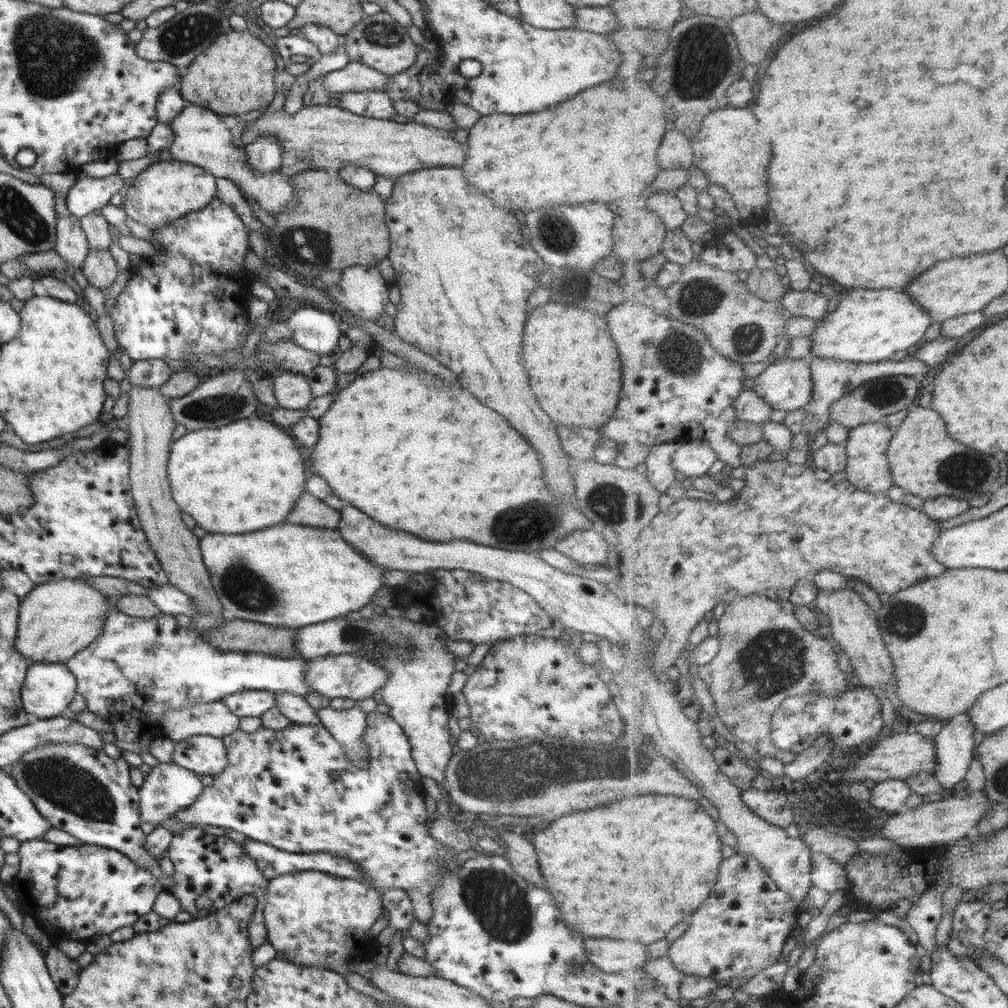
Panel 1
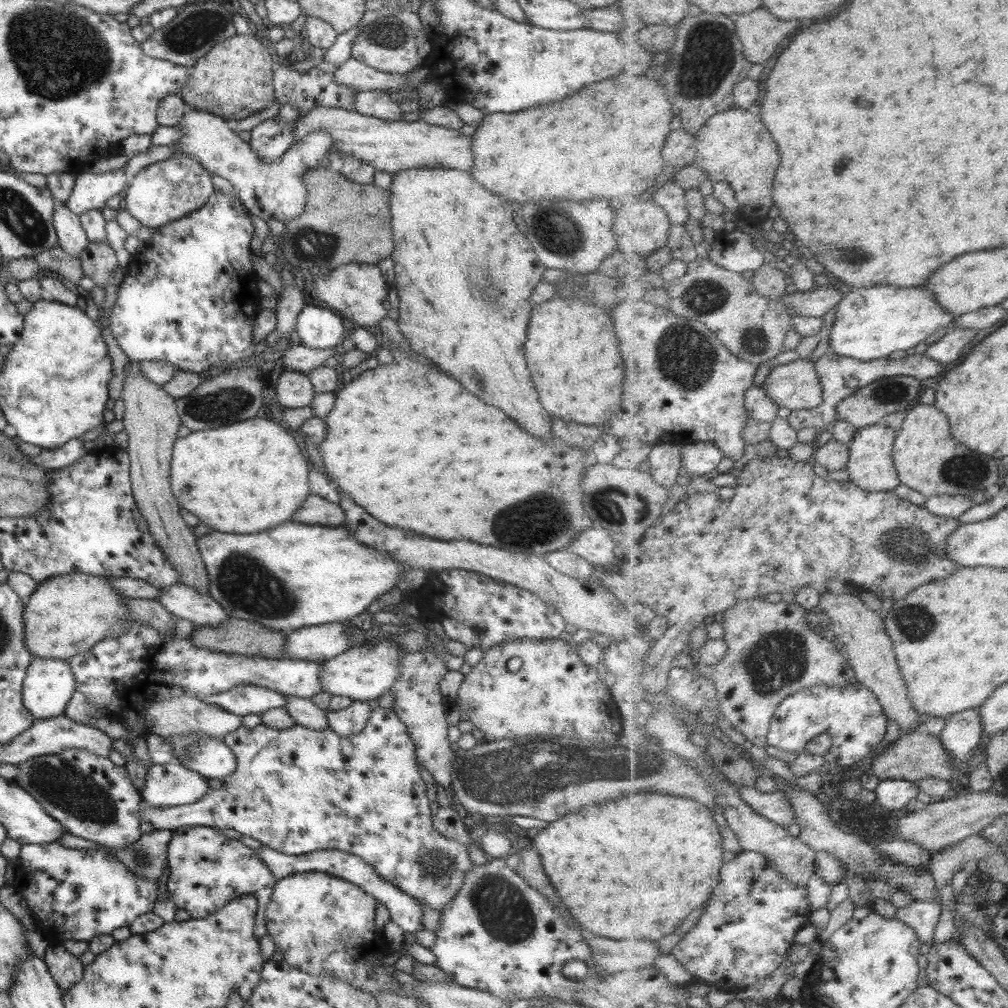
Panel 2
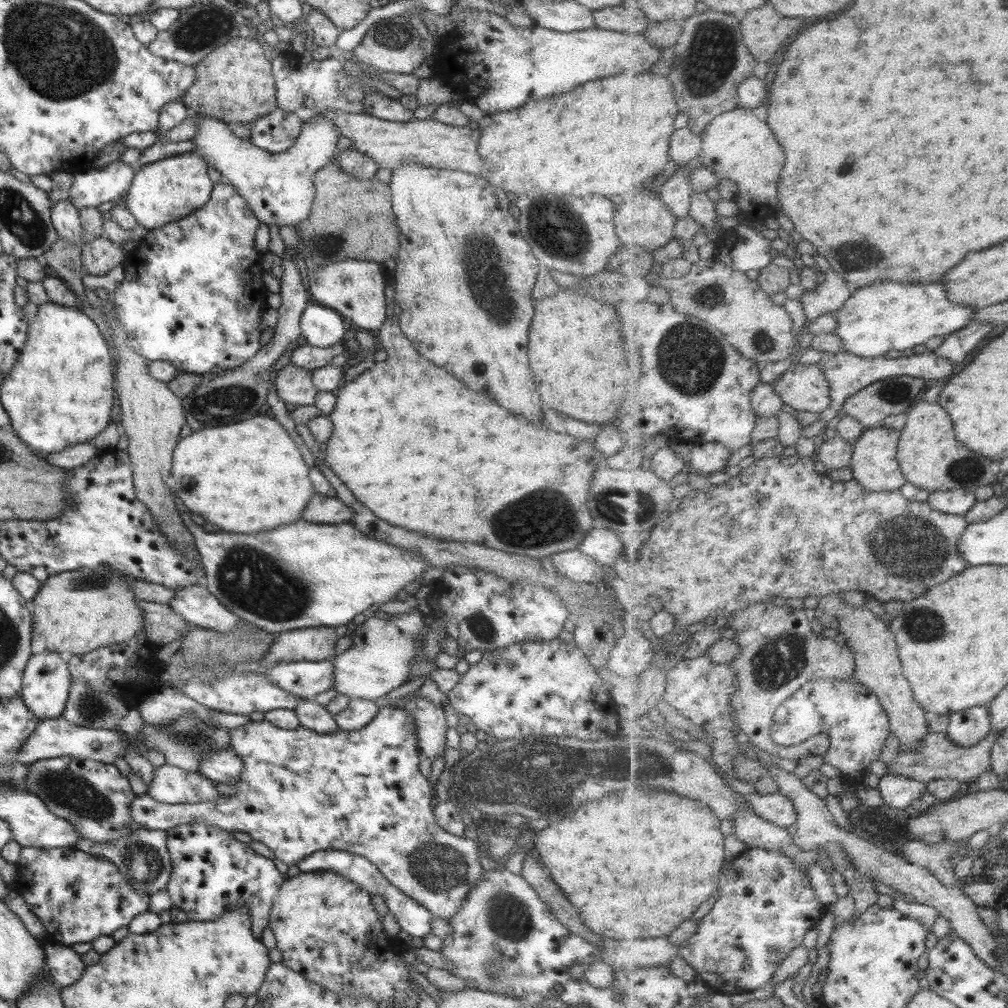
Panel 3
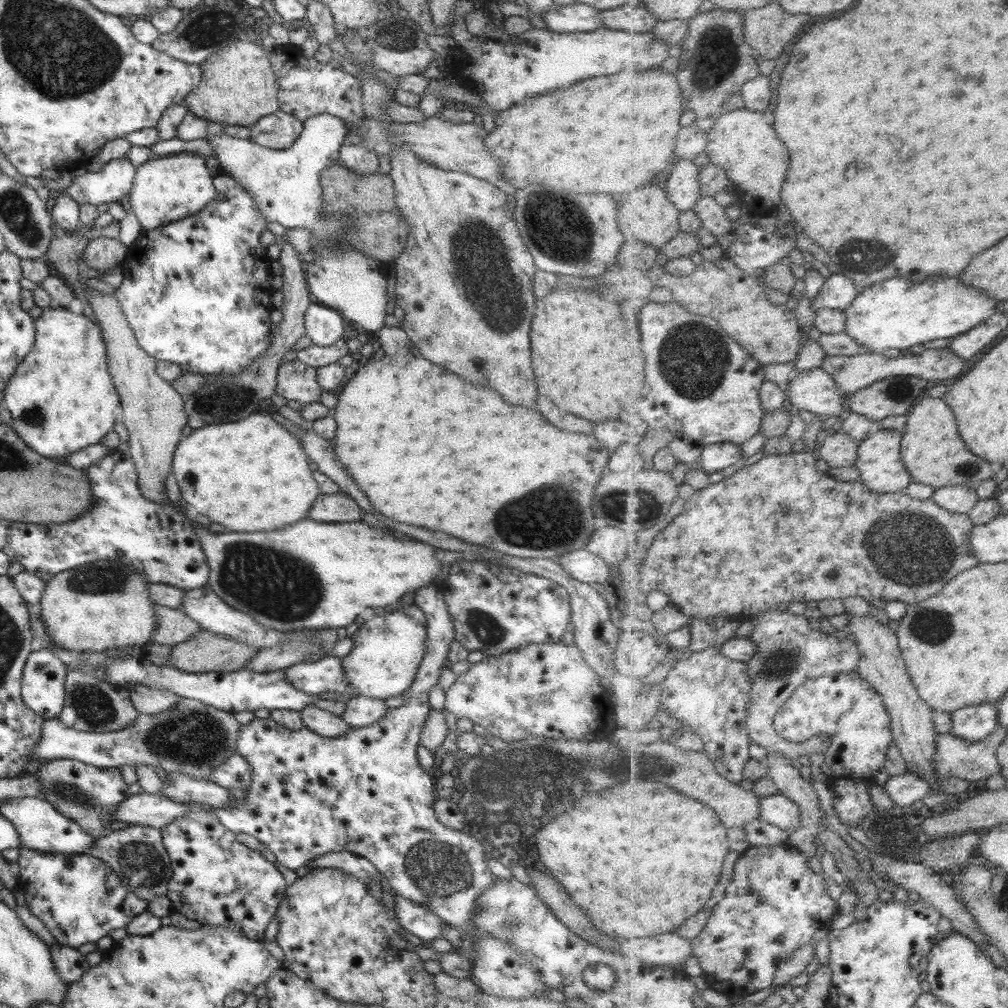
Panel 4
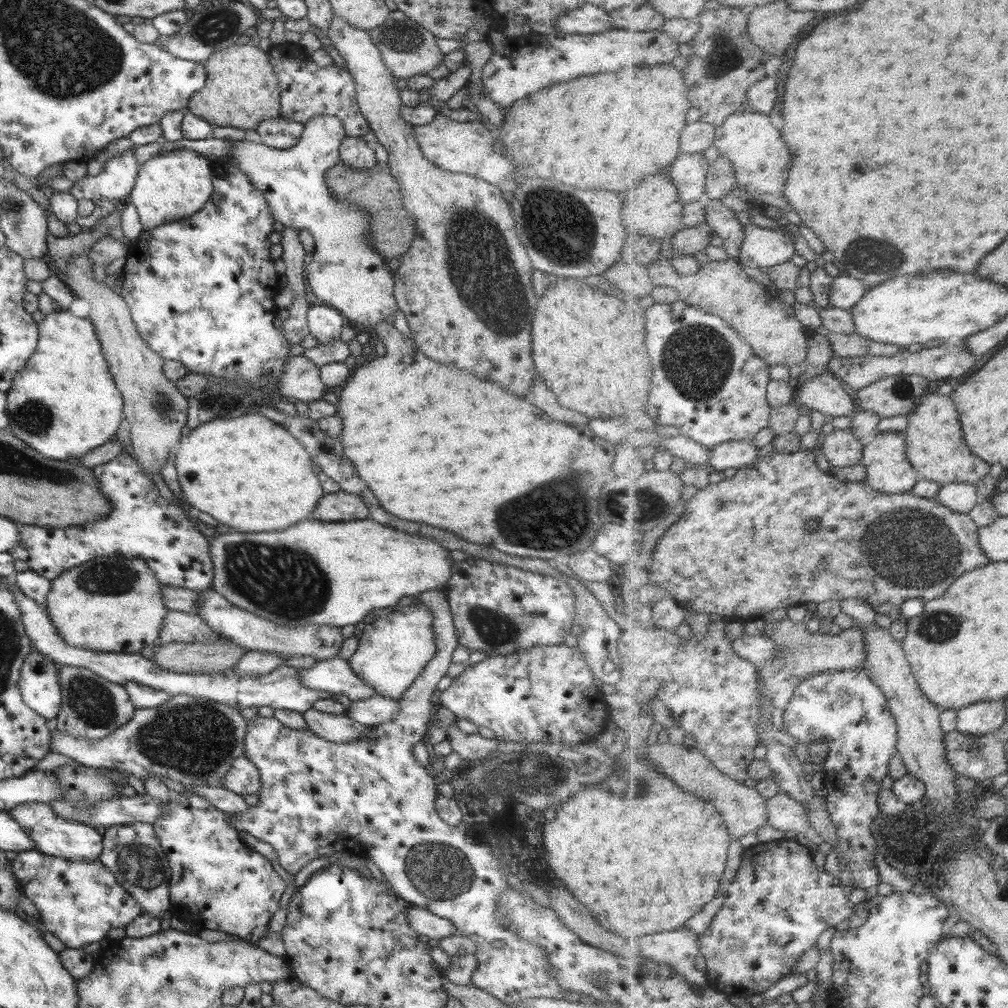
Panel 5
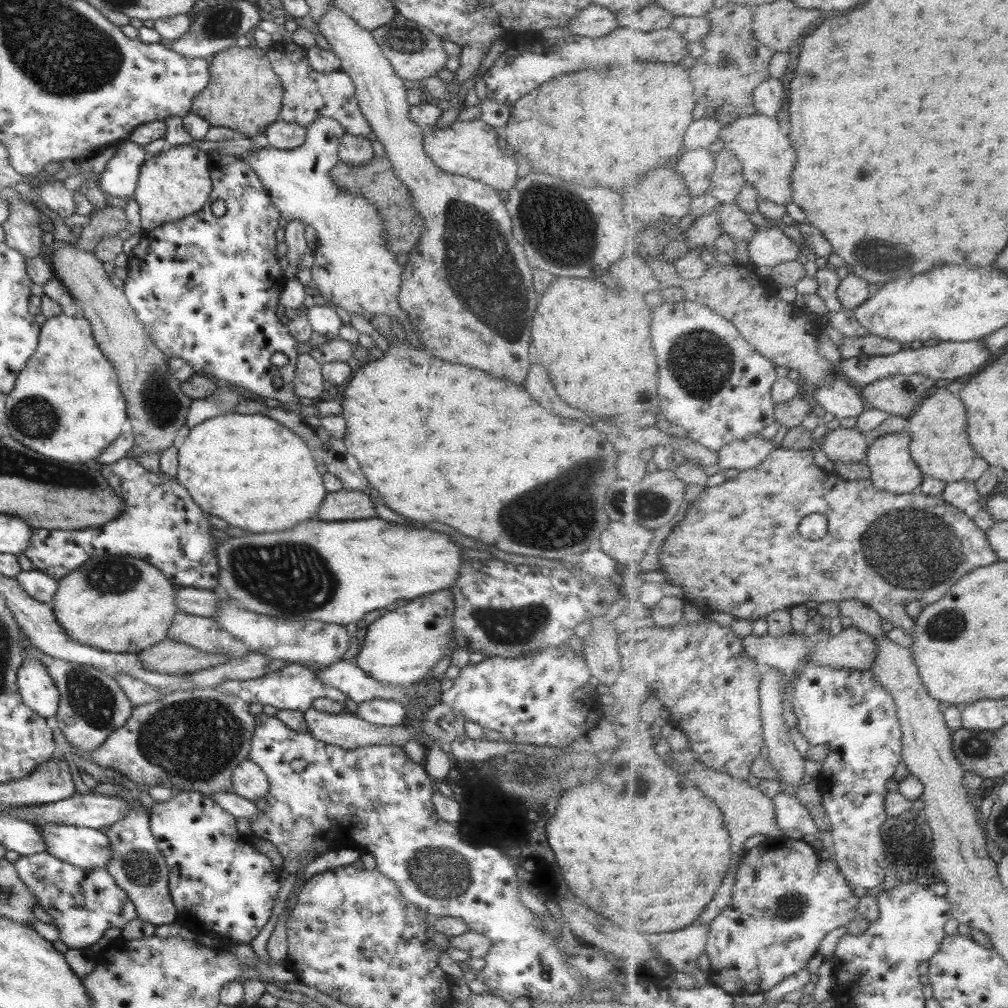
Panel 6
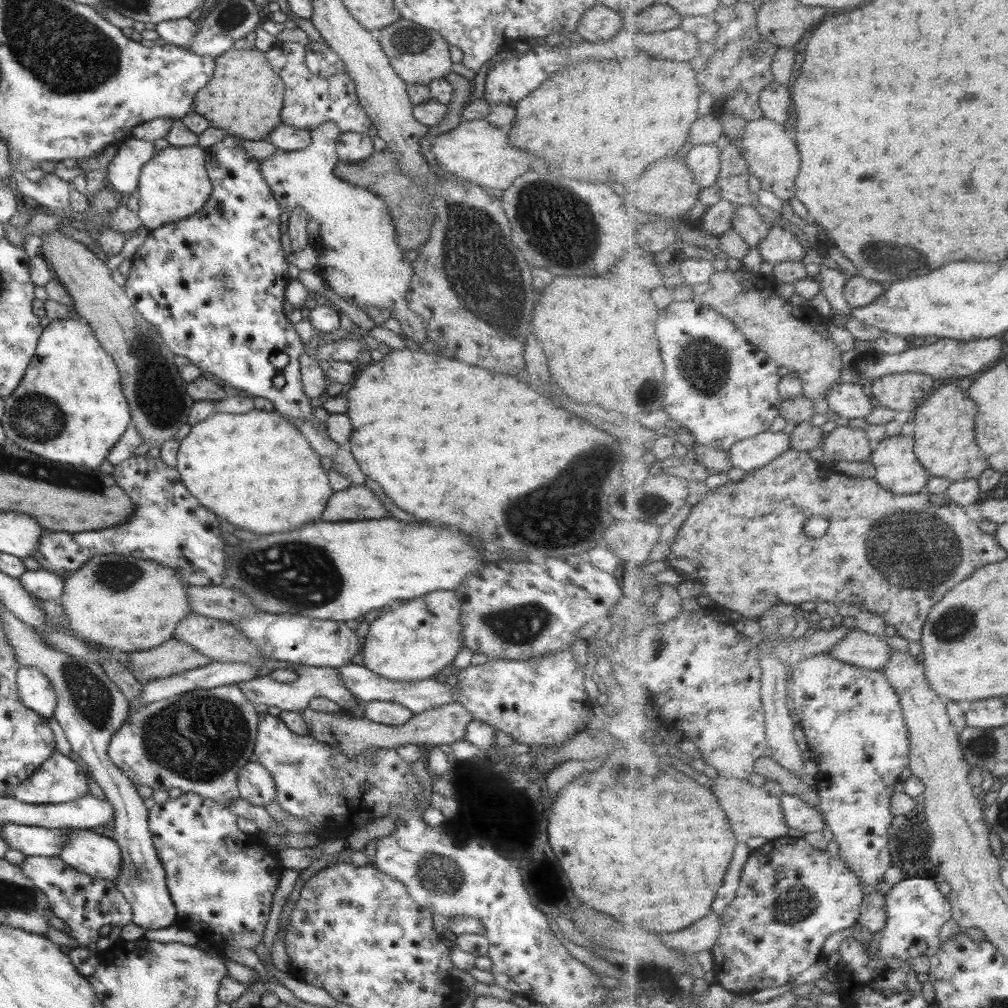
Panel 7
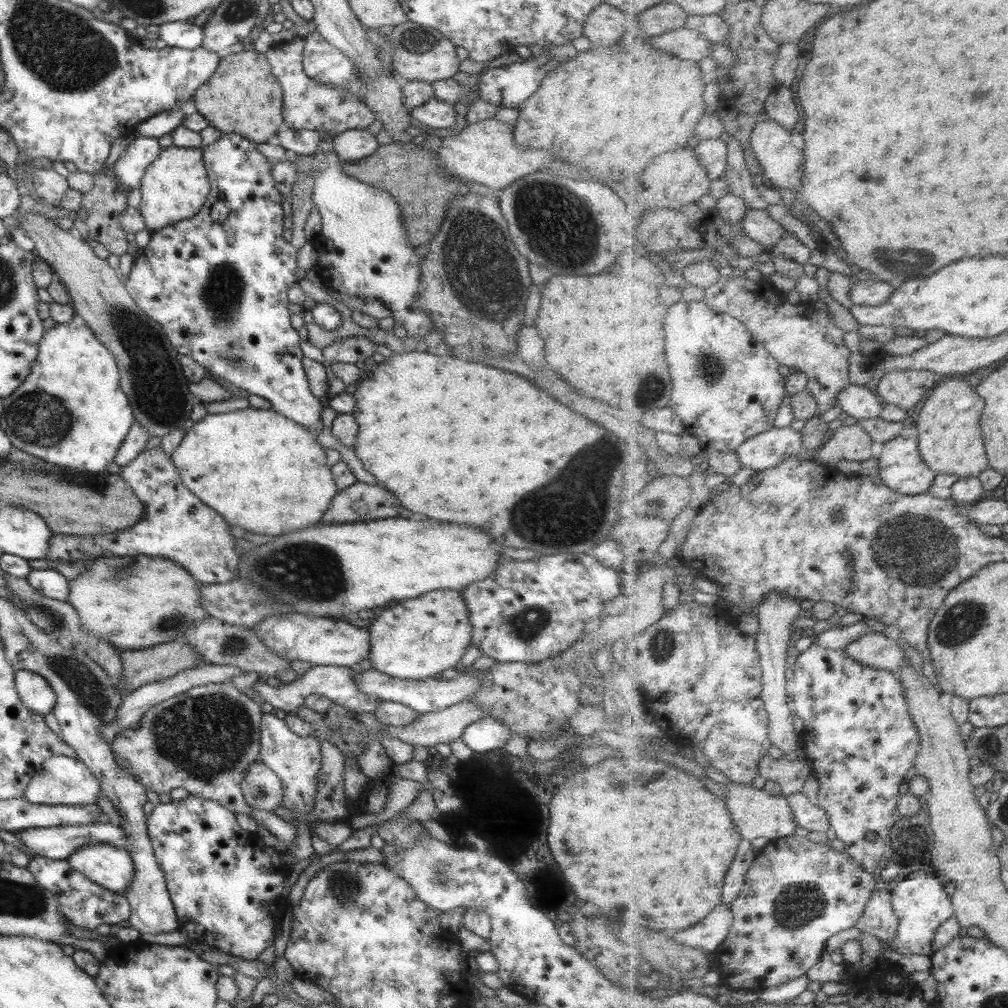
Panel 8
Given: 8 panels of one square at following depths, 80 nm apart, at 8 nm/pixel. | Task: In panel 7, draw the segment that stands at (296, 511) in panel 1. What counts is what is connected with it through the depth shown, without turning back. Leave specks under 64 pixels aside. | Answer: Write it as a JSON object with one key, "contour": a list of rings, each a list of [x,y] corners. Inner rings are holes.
{"contour":[[[349,485],[346,489],[332,491],[326,500],[323,514],[319,520],[325,522],[343,522],[380,519],[385,510],[379,500],[365,485]]]}

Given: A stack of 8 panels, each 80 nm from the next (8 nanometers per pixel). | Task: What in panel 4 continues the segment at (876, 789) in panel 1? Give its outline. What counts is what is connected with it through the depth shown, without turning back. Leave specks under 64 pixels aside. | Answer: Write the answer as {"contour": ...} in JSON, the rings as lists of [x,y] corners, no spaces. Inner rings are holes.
{"contour":[[[913,772],[892,776],[883,787],[897,807],[911,806],[931,793],[930,784]]]}

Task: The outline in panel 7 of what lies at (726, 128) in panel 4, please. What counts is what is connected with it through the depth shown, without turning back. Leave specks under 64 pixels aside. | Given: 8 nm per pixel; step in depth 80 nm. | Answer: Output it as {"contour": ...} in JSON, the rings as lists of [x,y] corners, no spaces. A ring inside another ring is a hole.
{"contour":[[[767,117],[748,121],[737,147],[744,149],[742,153],[749,163],[750,174],[760,179],[762,190],[772,192],[781,201],[789,201],[796,196],[795,180],[801,172],[802,156],[797,144],[785,134],[783,125]]]}

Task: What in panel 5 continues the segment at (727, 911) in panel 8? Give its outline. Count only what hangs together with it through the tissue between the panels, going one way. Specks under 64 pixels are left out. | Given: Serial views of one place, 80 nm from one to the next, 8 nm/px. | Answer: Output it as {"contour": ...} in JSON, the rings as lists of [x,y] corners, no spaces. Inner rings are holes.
{"contour":[[[684,927],[677,932],[661,932],[638,938],[640,954],[650,965],[662,964],[684,976],[698,989],[709,988],[705,972],[695,968],[695,958],[701,955],[701,935]]]}

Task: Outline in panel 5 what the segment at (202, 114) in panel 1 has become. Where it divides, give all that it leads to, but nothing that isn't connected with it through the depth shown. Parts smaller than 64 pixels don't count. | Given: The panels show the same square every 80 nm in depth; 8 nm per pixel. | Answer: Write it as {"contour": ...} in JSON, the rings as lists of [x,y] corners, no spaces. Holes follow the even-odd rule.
{"contour":[[[317,115],[312,116],[311,119],[305,121],[303,126],[304,128],[301,132],[299,142],[297,142],[293,148],[268,148],[263,144],[255,144],[255,142],[249,142],[249,140],[242,139],[241,141],[231,141],[231,148],[228,148],[228,151],[223,157],[226,157],[227,162],[234,164],[234,167],[241,174],[244,174],[250,180],[250,183],[259,191],[259,194],[262,196],[263,200],[265,200],[265,203],[267,203],[267,209],[271,212],[271,217],[274,218],[274,222],[279,222],[279,224],[282,224],[287,228],[291,227],[295,230],[308,230],[310,232],[314,240],[314,247],[312,250],[312,260],[309,260],[309,264],[304,264],[304,278],[307,278],[307,284],[309,284],[309,288],[311,288],[313,294],[316,296],[317,303],[322,303],[338,310],[343,316],[345,316],[345,318],[351,320],[351,322],[356,322],[356,324],[361,324],[361,326],[364,326],[366,331],[369,332],[380,320],[383,320],[385,316],[394,315],[395,311],[398,309],[392,295],[395,277],[393,275],[394,263],[382,258],[382,256],[379,256],[368,245],[368,240],[366,239],[366,236],[368,235],[368,217],[363,213],[363,209],[361,209],[361,207],[357,207],[357,205],[347,205],[345,202],[335,201],[335,198],[332,198],[331,194],[329,194],[328,187],[324,182],[324,174],[326,170],[341,162],[338,155],[338,149],[341,142],[346,138],[341,121],[337,117],[331,115]]]}

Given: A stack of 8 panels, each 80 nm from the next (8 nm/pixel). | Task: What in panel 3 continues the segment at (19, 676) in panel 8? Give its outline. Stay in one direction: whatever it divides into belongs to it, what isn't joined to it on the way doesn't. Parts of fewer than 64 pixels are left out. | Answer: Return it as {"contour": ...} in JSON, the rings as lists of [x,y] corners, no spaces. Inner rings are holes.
{"contour":[[[44,650],[29,657],[23,671],[20,696],[29,712],[38,719],[57,718],[63,712],[71,680],[66,662],[59,657],[58,653]]]}

